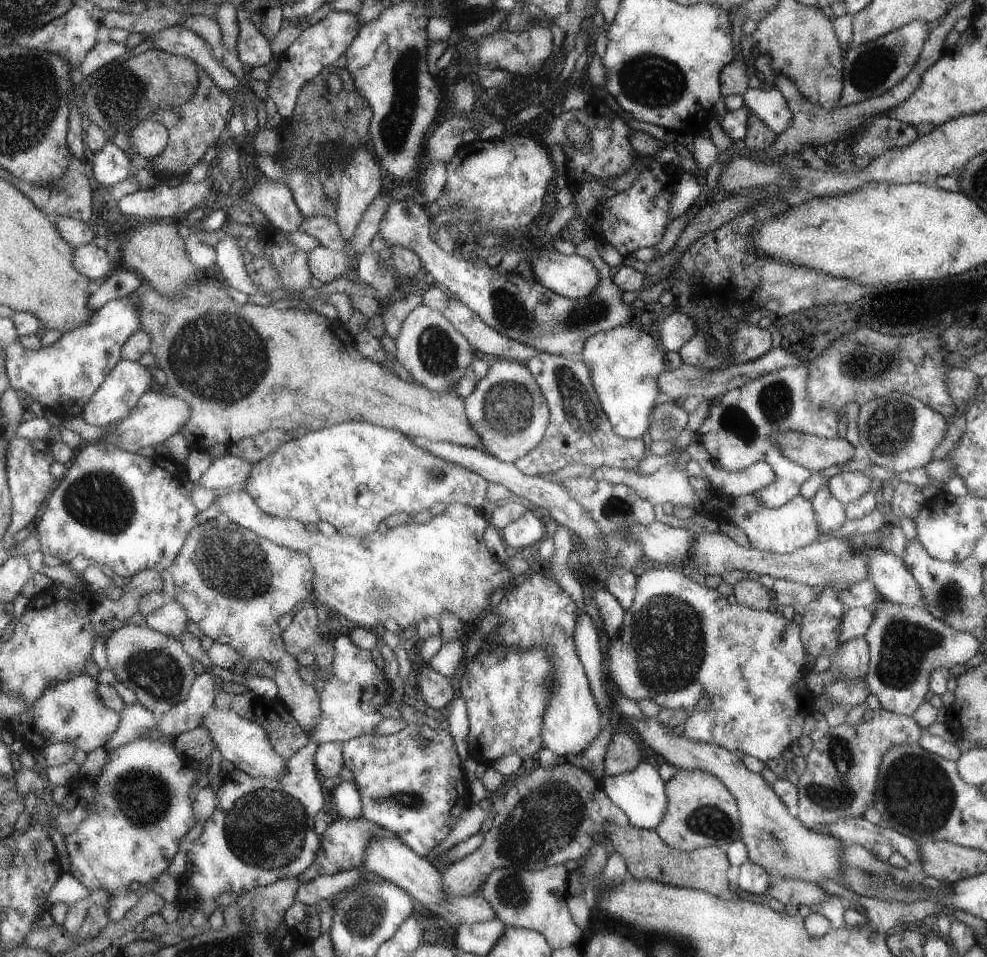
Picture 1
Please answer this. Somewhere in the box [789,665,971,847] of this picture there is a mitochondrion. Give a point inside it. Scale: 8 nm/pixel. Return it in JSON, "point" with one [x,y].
{"point":[917,794]}

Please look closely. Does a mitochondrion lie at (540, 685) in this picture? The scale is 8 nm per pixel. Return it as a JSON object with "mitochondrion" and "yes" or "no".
{"mitochondrion":"yes"}

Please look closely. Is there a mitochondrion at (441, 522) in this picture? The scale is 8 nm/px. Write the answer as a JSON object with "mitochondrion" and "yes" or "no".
{"mitochondrion":"no"}

